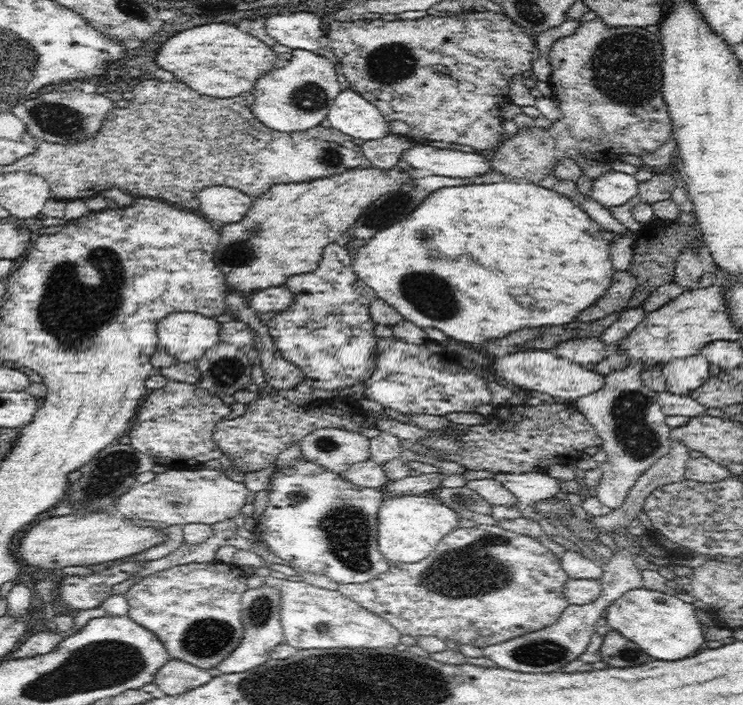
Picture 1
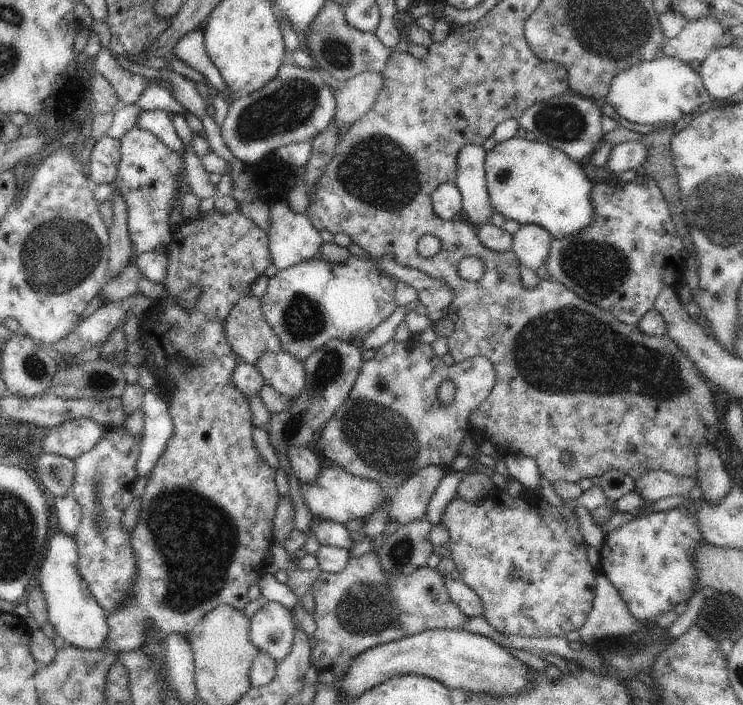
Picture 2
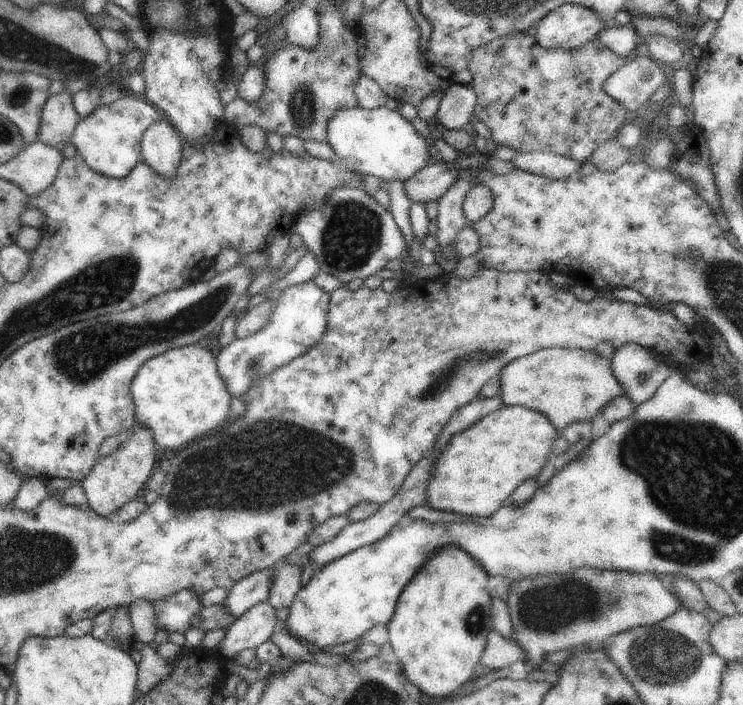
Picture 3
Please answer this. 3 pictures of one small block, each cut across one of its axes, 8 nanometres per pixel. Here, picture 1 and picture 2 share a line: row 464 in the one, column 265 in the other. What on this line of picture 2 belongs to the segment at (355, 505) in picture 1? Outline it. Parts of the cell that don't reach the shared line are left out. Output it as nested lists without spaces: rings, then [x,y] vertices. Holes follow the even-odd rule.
[[[354,249],[348,258],[339,263],[312,257],[311,260],[306,259],[295,266],[279,270],[268,279],[266,294],[259,301],[266,322],[279,338],[282,351],[304,363],[309,356],[334,339],[356,344],[365,339],[380,322],[390,318],[398,308],[395,299],[397,280],[368,257],[357,254]]]

